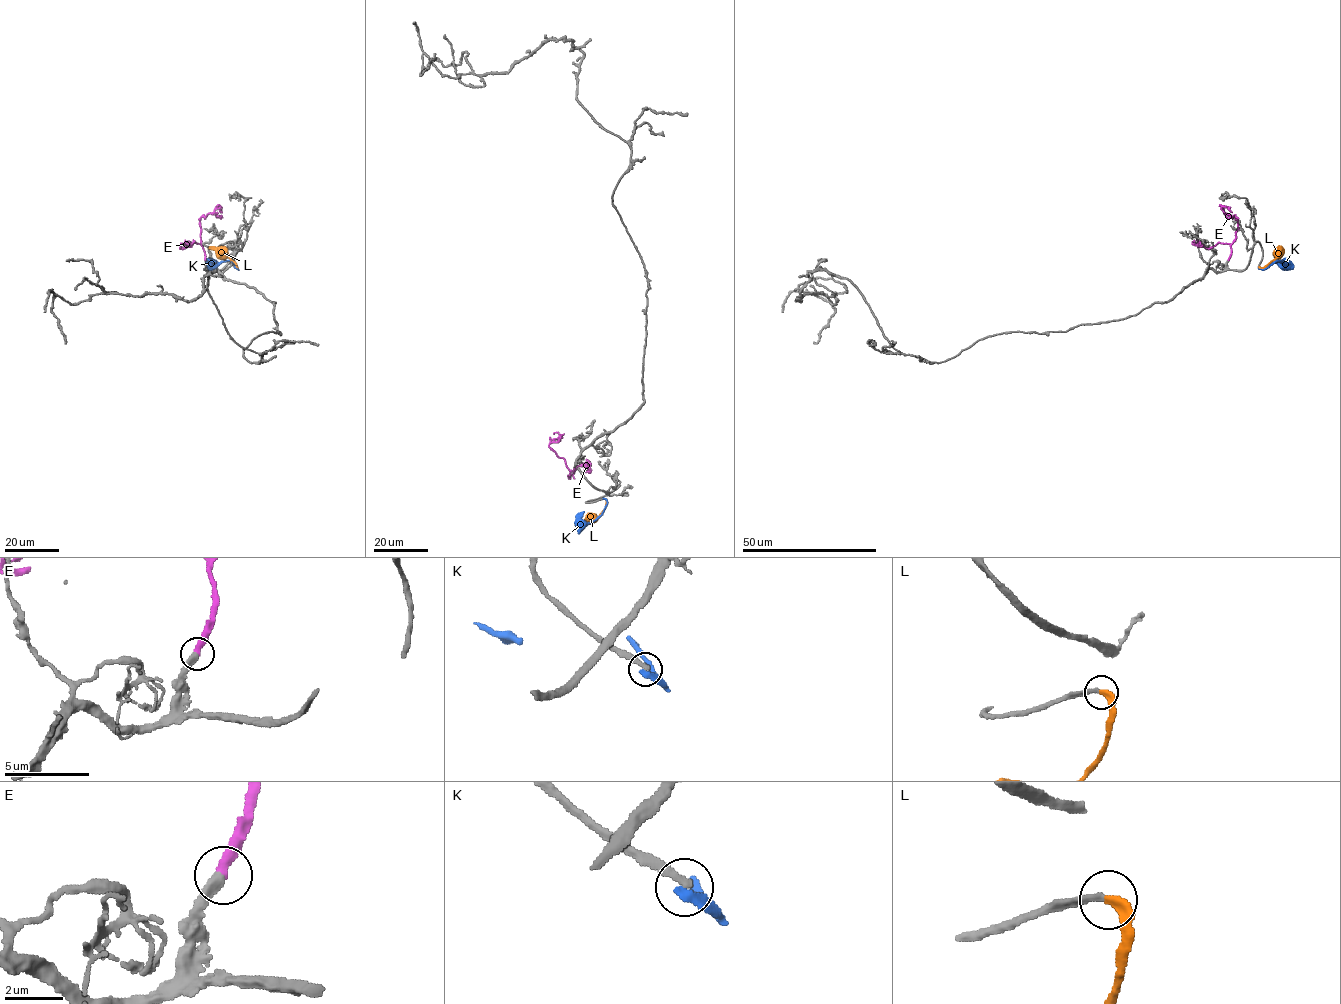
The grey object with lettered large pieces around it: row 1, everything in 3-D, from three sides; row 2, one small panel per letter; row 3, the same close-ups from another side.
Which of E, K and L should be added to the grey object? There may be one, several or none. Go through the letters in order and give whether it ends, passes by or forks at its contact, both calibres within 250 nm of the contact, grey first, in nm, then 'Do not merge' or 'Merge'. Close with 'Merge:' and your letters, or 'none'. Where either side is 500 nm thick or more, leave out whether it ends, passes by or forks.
E: It ends there. Thickness 420 nm (grey) against 400 nm. Merge
K: It ends there. Thickness 260 nm (grey) against 280 nm. Do not merge
L: It ends there. Thickness 240 nm (grey) against 320 nm. Merge
Merge: E, L

